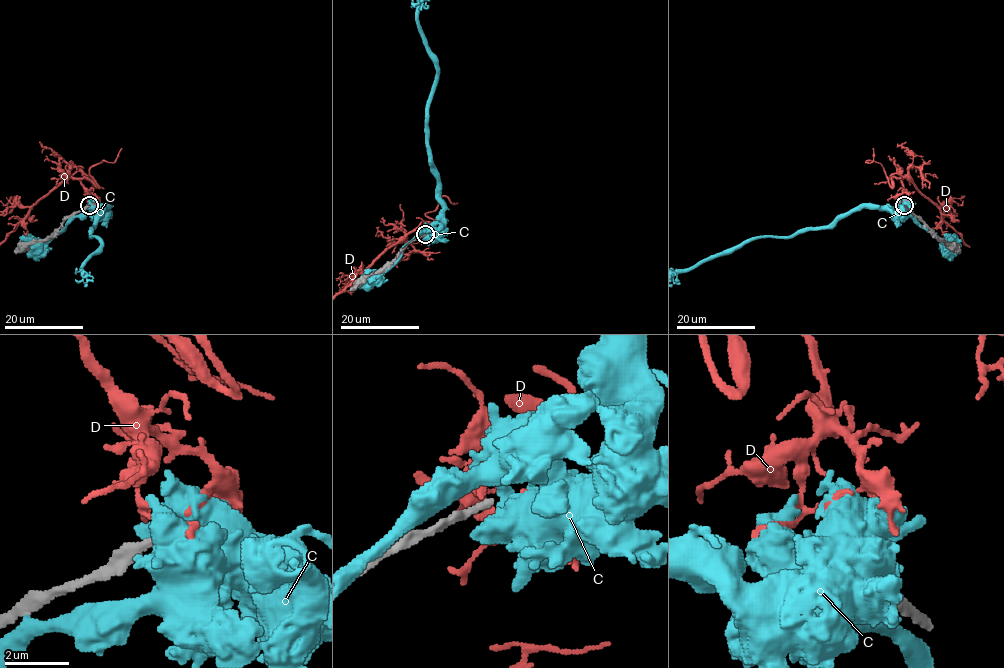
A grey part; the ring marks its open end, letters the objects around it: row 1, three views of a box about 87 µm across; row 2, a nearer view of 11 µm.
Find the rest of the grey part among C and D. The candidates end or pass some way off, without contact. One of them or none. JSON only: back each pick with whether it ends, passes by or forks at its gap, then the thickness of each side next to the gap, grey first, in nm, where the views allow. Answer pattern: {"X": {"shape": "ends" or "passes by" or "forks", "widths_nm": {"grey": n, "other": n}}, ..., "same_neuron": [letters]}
{"same_neuron": []}

